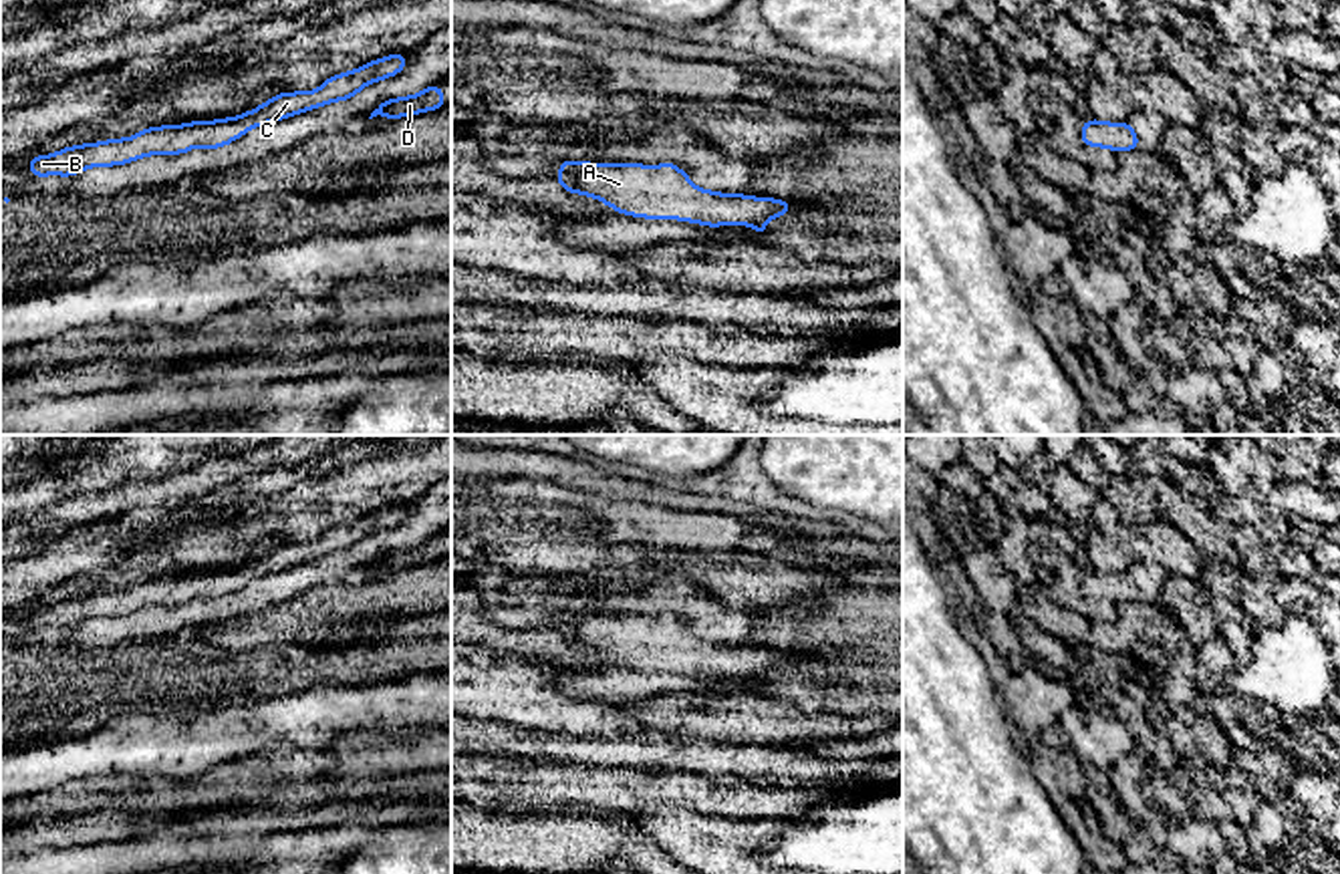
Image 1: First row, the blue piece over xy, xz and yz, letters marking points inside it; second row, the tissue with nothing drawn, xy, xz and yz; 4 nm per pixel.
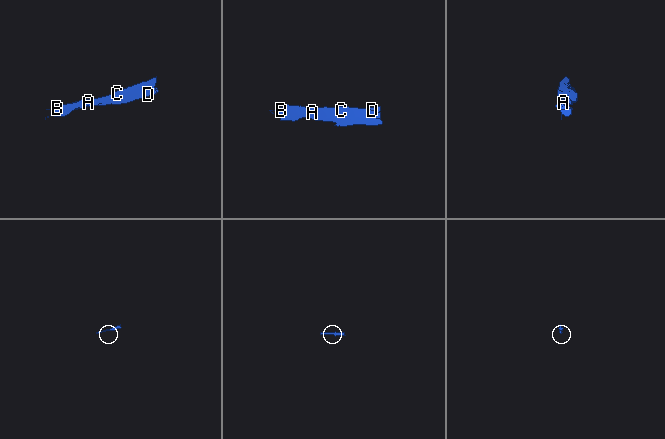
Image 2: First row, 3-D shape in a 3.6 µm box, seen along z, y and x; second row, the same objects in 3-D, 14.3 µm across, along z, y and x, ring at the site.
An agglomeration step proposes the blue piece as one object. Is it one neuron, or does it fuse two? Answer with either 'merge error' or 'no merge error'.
no merge error

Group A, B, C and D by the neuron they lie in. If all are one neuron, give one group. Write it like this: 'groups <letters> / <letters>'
groups A B C D

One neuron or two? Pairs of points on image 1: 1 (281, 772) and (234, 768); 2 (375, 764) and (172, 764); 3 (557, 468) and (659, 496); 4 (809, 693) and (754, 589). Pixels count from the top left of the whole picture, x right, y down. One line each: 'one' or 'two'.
1: one
2: two
3: one
4: two

